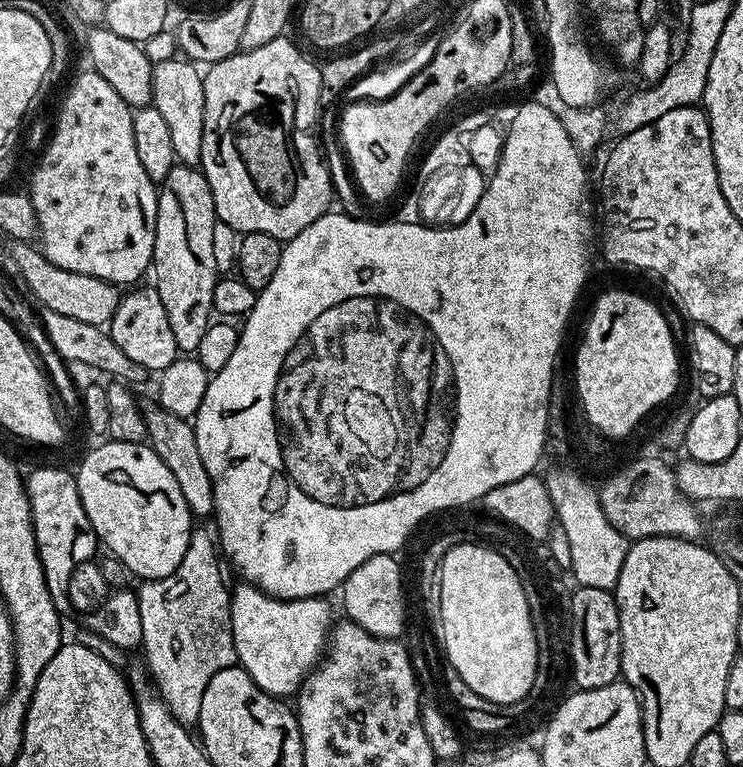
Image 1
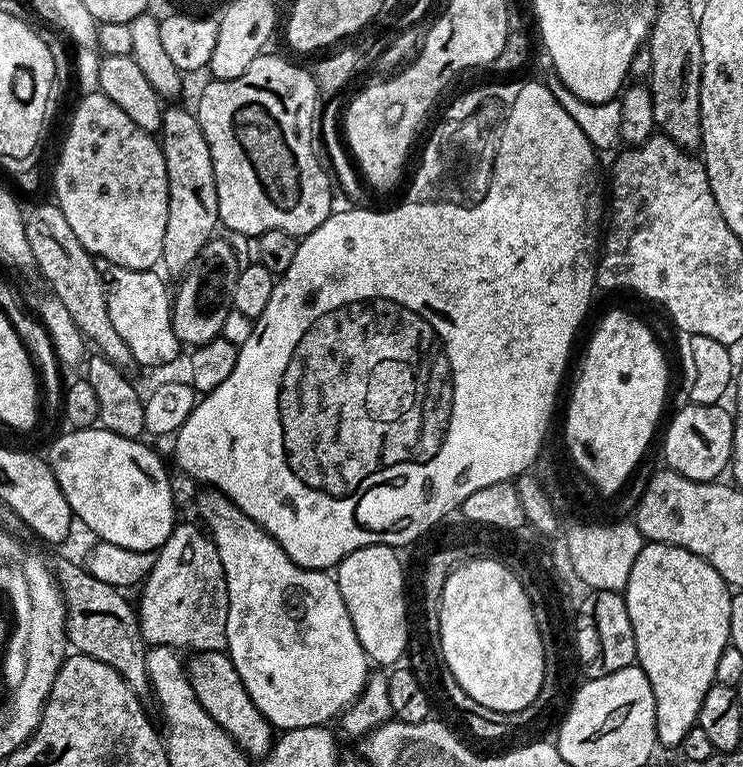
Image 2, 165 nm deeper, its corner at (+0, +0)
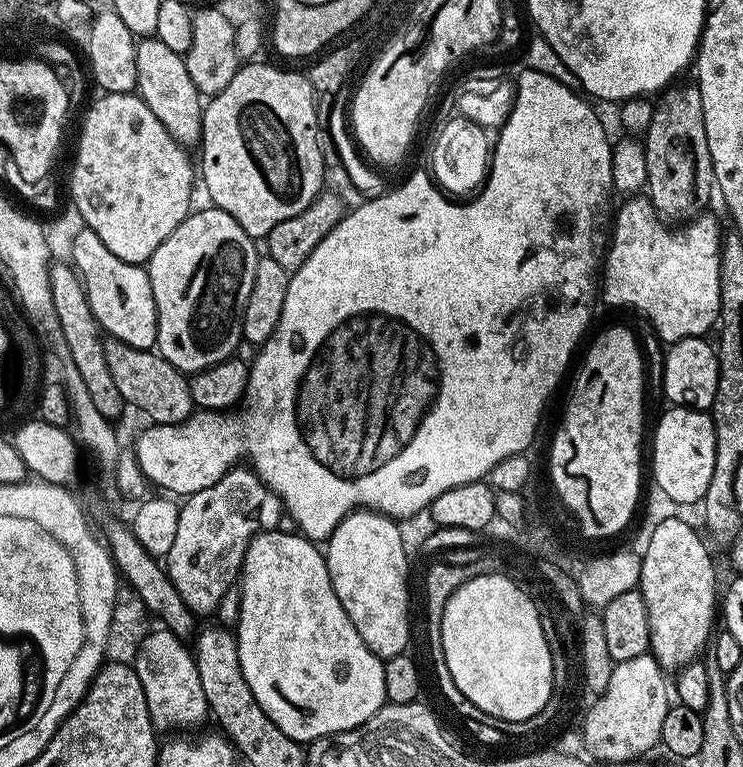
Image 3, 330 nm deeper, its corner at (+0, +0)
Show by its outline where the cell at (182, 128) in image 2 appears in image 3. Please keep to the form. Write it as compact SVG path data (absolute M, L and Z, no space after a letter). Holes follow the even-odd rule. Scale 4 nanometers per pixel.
M140 38L136 41L136 92L154 110L154 118L166 126L166 130L179 144L191 146L199 145L202 137L202 121L204 120L204 109L202 107L202 97L200 91L190 82L190 70L186 70L186 62L181 53L170 50L170 46L165 46L162 41L155 38Z

